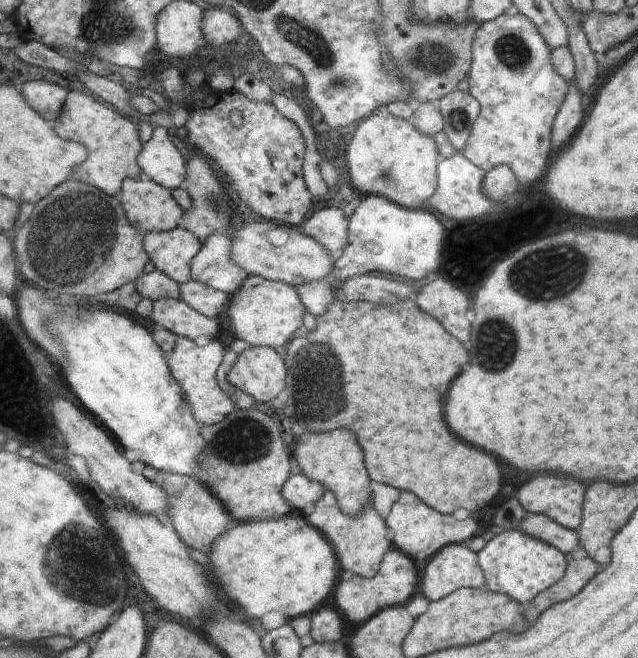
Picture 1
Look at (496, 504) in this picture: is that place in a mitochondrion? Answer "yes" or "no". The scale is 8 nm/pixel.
no

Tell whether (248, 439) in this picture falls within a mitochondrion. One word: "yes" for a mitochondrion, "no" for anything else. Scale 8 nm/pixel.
yes

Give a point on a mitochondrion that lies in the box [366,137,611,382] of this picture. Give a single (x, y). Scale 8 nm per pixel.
(548, 271)

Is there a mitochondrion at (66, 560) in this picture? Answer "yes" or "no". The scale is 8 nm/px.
yes

